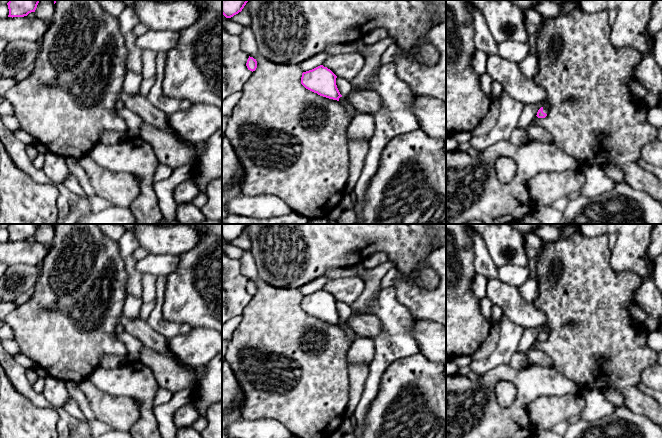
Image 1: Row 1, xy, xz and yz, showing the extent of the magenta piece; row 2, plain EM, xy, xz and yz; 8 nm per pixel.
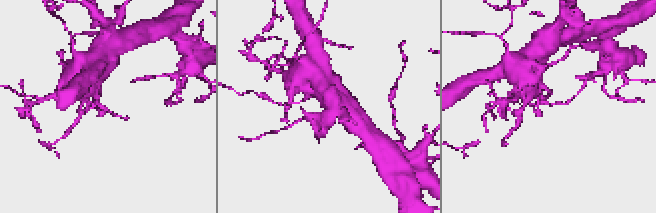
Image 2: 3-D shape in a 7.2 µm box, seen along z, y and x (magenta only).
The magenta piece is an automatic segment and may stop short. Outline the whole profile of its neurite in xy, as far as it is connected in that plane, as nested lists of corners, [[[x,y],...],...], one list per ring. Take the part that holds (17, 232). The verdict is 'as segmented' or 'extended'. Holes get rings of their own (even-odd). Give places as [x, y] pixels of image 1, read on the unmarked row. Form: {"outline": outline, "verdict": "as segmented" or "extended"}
{"outline": [[[9,224],[7,227],[9,233],[8,241],[24,241],[31,236],[35,236],[39,224]]], "verdict": "as segmented"}

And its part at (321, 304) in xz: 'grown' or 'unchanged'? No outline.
grown

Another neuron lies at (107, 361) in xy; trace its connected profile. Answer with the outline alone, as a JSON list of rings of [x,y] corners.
[[[105,355],[102,360],[100,361],[100,367],[103,368],[114,368],[118,367],[119,365],[125,362],[124,357],[117,357],[112,355]]]

